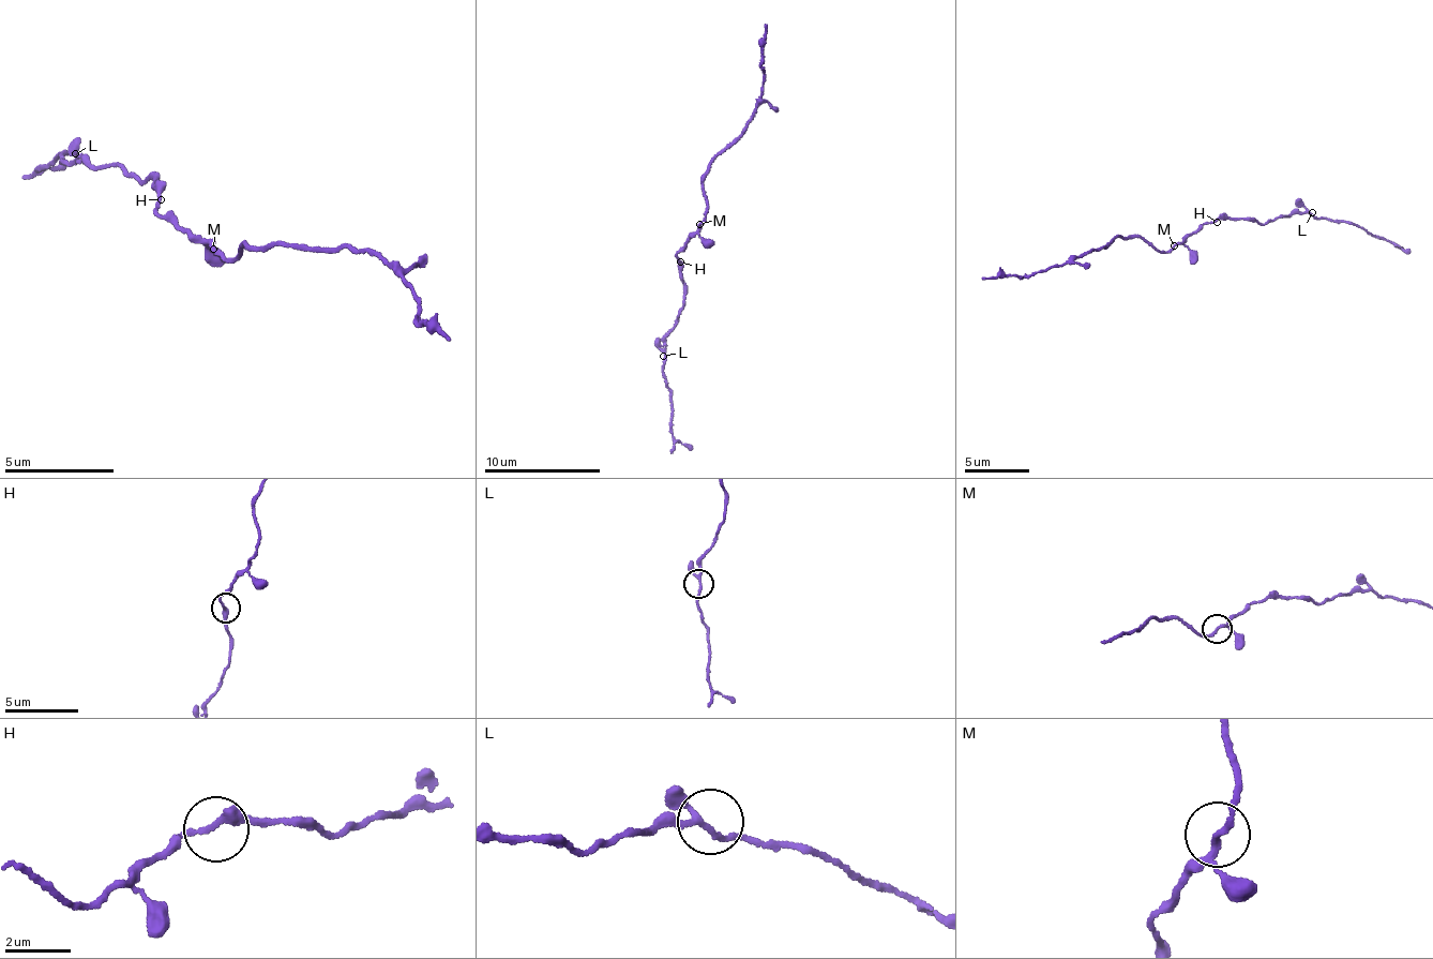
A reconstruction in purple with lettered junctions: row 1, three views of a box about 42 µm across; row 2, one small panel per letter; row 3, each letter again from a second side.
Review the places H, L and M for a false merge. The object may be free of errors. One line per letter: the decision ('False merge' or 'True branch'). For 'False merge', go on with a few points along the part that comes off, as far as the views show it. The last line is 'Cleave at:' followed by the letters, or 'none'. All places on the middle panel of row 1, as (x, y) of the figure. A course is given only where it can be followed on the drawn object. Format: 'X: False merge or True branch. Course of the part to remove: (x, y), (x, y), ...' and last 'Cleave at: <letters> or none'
H: True branch
L: True branch
M: True branch
Cleave at: none

